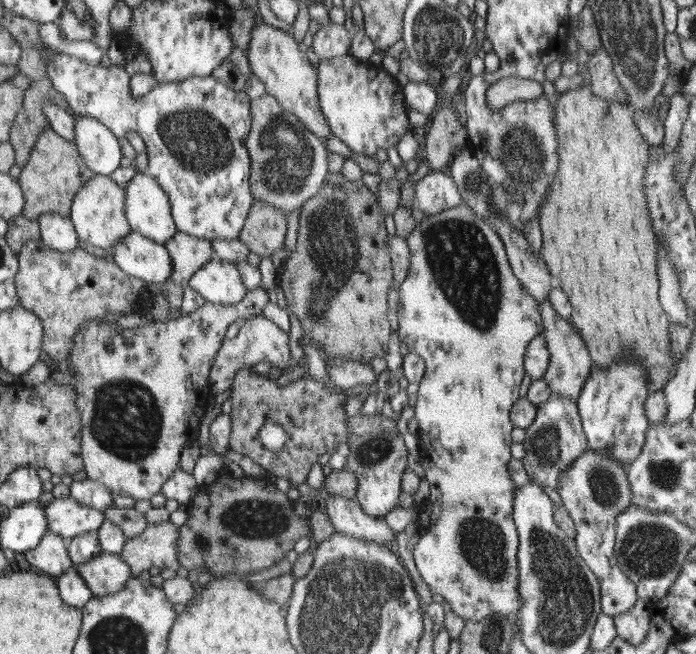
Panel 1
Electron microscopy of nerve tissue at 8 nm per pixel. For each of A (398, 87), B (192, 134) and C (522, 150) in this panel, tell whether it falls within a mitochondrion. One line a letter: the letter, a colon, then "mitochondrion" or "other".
A: other
B: mitochondrion
C: mitochondrion

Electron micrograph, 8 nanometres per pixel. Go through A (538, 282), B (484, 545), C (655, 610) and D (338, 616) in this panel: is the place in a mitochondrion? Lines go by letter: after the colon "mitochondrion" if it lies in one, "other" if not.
A: other
B: mitochondrion
C: other
D: mitochondrion

